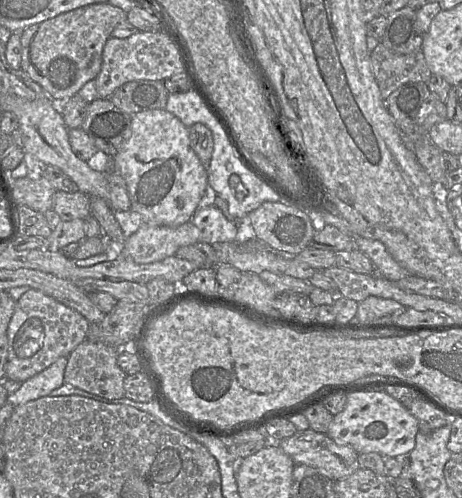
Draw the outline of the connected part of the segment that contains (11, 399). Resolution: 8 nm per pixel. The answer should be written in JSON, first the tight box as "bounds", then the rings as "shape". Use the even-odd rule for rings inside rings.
{"bounds":[7,357,67,406],"shape":[[[60,357],[49,367],[24,381],[17,391],[8,394],[7,403],[17,406],[50,395],[64,384],[67,362],[67,357]]]}

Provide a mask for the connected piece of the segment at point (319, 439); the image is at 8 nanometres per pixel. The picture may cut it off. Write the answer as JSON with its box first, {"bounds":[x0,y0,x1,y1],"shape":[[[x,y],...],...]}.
{"bounds":[276,429,360,481],"shape":[[[312,429],[297,431],[293,436],[276,442],[295,464],[304,464],[318,469],[333,481],[341,480],[353,474],[360,468],[359,454],[350,446],[335,443],[327,434],[315,432]]]}

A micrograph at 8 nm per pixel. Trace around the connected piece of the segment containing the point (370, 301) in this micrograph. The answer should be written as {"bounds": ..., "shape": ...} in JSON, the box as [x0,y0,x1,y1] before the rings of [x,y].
{"bounds":[348,296,406,324],"shape":[[[369,296],[358,303],[357,314],[348,324],[395,322],[406,310],[405,306],[392,299],[375,296]]]}

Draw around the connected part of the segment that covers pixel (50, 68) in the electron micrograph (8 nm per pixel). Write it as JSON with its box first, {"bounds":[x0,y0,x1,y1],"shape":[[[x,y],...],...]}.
{"bounds":[20,2,127,103],"shape":[[[106,2],[82,6],[74,10],[59,14],[41,23],[30,25],[20,32],[20,41],[22,45],[21,69],[25,71],[35,82],[41,85],[53,97],[56,103],[64,102],[65,100],[78,93],[78,91],[83,87],[85,83],[97,77],[101,70],[103,48],[107,40],[112,37],[112,32],[114,29],[124,21],[127,21],[127,13],[123,9]]]}

